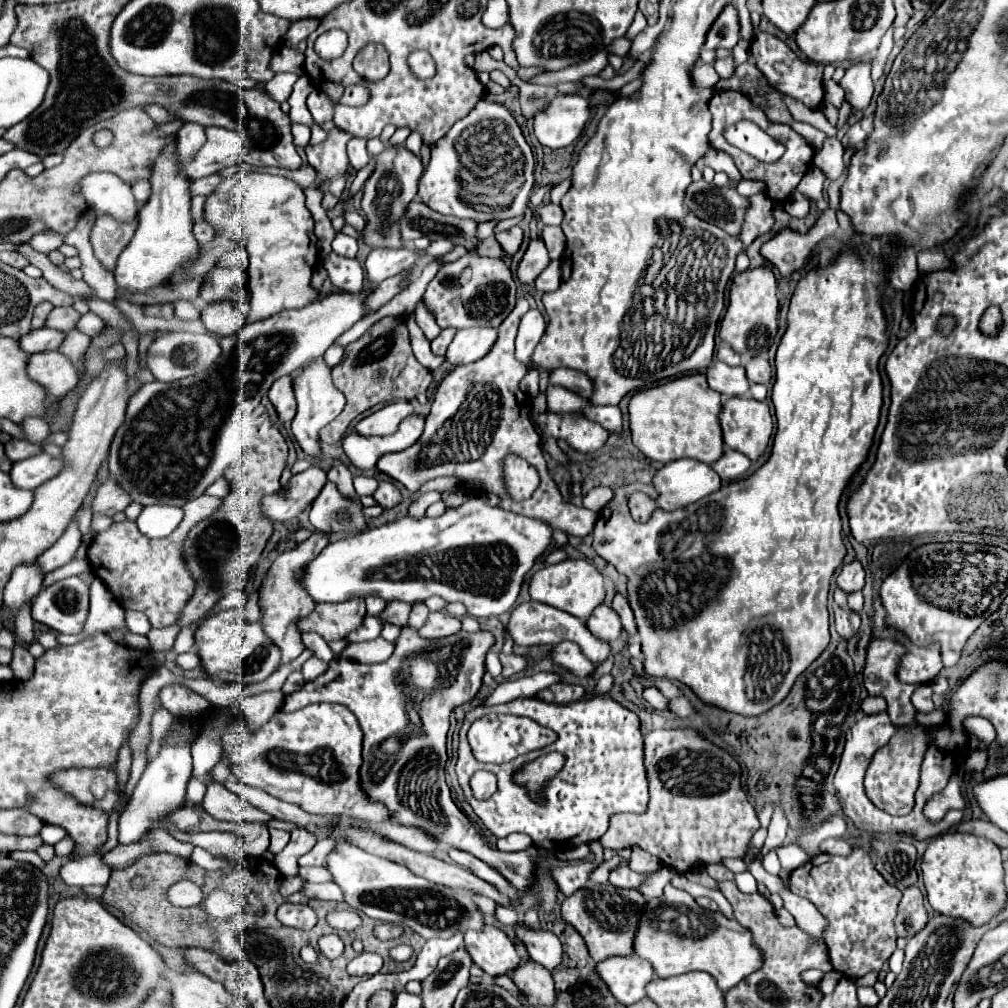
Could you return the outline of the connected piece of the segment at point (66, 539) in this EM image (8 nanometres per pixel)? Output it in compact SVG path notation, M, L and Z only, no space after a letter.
M75 516L71 520L71 524L67 526L65 534L55 542L55 546L51 546L45 554L39 556L41 568L45 572L51 572L51 570L71 562L79 544L81 544L81 532L79 532L79 526L77 526L77 516Z

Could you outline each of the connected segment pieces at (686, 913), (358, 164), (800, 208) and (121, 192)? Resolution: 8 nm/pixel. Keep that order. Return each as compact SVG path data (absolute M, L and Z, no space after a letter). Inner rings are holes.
M665 886L663 898L653 898L639 924L635 936L635 954L651 962L659 978L679 976L691 970L709 972L723 992L737 986L747 974L753 974L763 966L763 952L753 944L751 932L737 920L729 920L723 912L703 910L695 900L683 892Z
M351 138L351 142L347 144L347 156L355 170L361 170L369 162L369 152L365 144L367 144L365 138Z
M795 192L795 194L791 194L791 198L783 204L783 208L785 208L787 214L791 214L791 216L795 216L795 218L803 218L803 216L807 216L807 212L809 212L809 198L805 198L801 192Z
M93 172L80 181L81 194L93 212L105 212L121 222L129 222L137 214L137 202L131 186L109 172Z

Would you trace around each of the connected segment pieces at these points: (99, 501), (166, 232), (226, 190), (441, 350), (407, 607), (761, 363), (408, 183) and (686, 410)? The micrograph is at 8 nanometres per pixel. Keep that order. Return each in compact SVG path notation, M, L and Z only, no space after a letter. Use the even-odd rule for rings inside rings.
M107 480L105 484L101 484L97 488L97 496L93 500L93 514L105 514L105 516L115 516L117 512L123 512L129 506L131 498L123 492L123 488L119 488L117 484L113 484L113 480Z
M177 140L169 142L159 158L155 158L153 174L149 178L153 194L139 212L139 226L133 240L121 252L115 280L129 292L147 292L149 288L169 282L183 262L201 250L201 244L193 236L191 218L191 180L185 178L177 168Z
M237 172L209 194L205 202L205 220L225 238L247 244L251 260L247 324L283 310L303 308L321 296L319 290L311 286L313 266L317 262L313 218L305 206L305 194L295 182L273 174Z
M445 328L445 330L441 330L441 334L431 342L431 350L433 350L435 354L439 354L439 356L445 356L447 346L451 344L455 332L457 332L455 328Z
M389 602L385 612L383 612L383 620L397 624L397 626L405 626L409 620L409 612L411 612L411 604L405 602Z
M761 356L753 358L745 366L745 370L747 370L749 382L755 382L755 384L769 384L771 382L771 364L769 364L769 360L765 360Z
M405 146L399 148L387 148L377 156L377 166L371 174L371 178L365 182L363 188L363 212L367 218L367 226L361 232L361 240L371 248L403 248L403 240L399 238L399 218L403 218L403 210L407 210L409 202L417 196L417 184L423 174L421 158L405 150Z
M689 374L667 384L637 392L629 402L633 444L651 460L667 464L679 458L695 458L713 464L723 456L723 432L719 426L721 396L707 386L705 374Z

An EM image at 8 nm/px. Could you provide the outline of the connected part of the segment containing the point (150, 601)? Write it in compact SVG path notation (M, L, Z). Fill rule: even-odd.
M203 494L183 506L183 520L177 526L173 534L161 540L147 540L137 528L135 522L123 520L117 524L111 524L109 530L99 532L95 540L91 542L87 556L91 562L91 568L97 578L105 582L105 586L111 590L115 600L125 610L137 610L143 612L153 628L165 628L175 624L179 612L183 610L185 602L191 598L195 590L195 582L185 568L185 562L181 560L181 546L187 538L187 532L201 522L203 518L211 516L221 506L221 498L213 498L209 494Z

